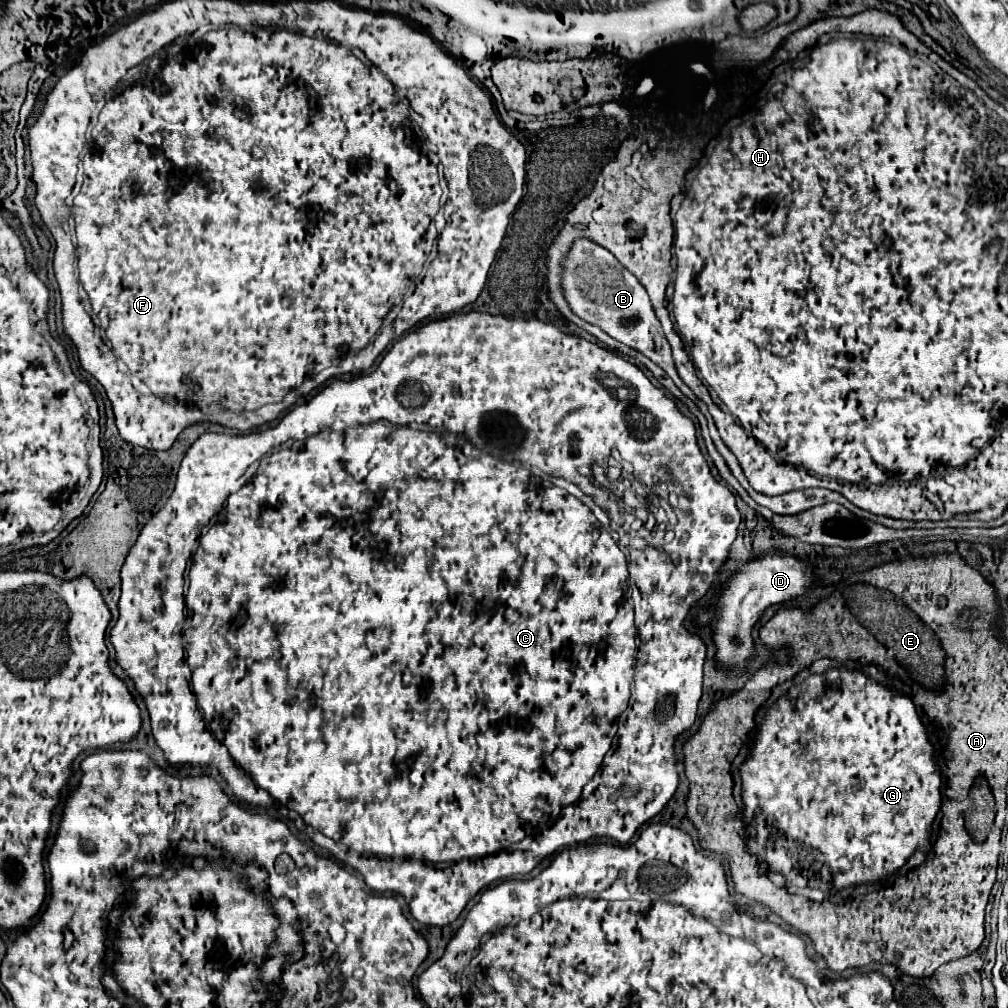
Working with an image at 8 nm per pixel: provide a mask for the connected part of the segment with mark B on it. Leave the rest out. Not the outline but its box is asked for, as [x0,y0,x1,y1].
[563,240,707,414]

